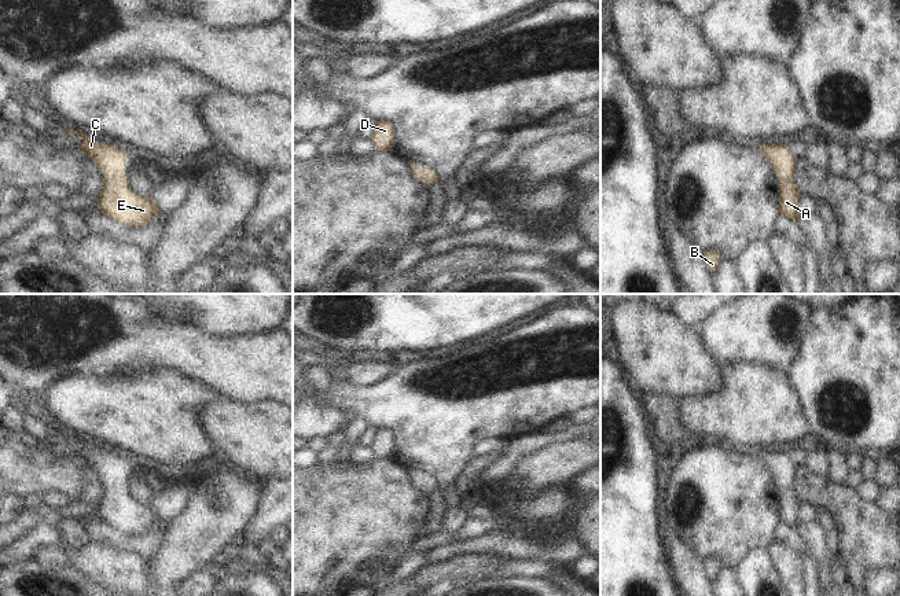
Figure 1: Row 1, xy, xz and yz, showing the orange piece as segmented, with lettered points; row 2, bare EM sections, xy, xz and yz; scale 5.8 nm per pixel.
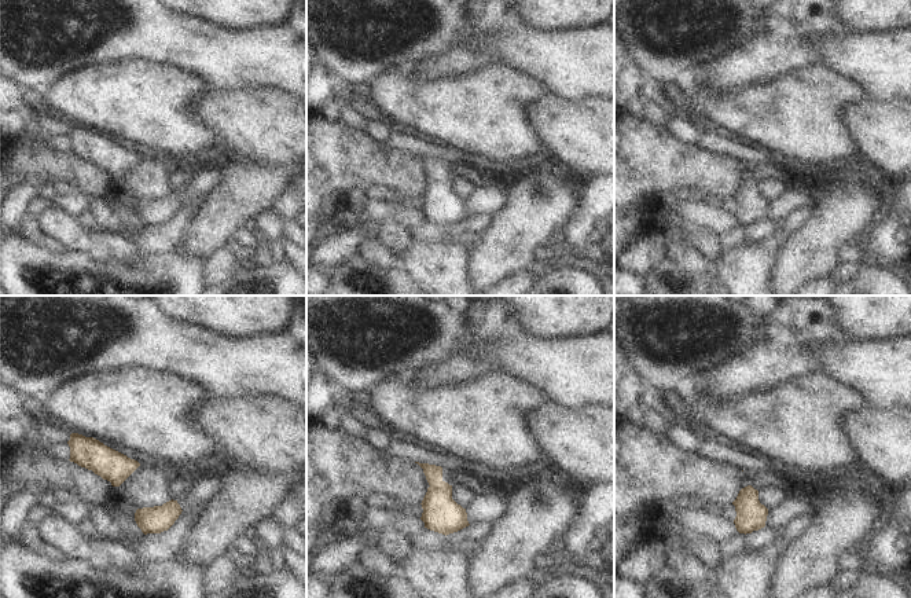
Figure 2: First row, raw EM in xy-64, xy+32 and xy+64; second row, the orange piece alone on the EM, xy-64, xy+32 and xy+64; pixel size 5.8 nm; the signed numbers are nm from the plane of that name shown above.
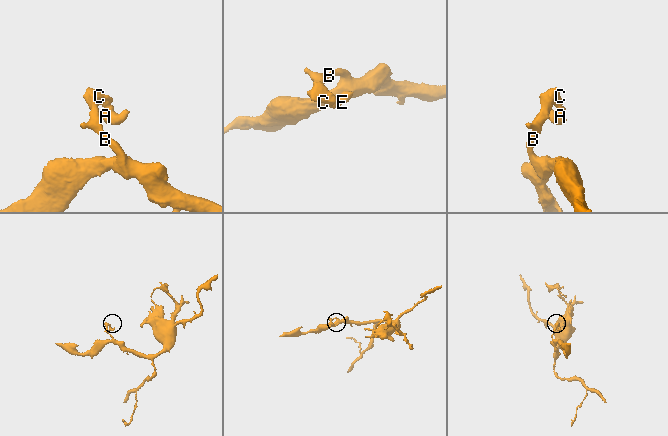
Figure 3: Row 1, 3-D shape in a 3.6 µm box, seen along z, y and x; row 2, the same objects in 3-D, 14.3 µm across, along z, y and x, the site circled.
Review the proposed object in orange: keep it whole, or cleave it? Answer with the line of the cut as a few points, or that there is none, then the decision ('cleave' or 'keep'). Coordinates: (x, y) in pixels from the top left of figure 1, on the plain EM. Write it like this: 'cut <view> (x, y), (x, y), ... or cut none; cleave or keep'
cut none; keep

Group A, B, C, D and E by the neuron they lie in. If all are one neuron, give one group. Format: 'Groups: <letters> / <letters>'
Groups: A B C D E.

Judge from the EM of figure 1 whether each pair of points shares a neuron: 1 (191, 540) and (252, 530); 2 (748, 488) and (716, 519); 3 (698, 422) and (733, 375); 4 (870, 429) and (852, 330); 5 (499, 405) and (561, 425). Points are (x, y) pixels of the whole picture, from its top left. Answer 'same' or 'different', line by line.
1: different
2: same
3: same
4: same
5: different

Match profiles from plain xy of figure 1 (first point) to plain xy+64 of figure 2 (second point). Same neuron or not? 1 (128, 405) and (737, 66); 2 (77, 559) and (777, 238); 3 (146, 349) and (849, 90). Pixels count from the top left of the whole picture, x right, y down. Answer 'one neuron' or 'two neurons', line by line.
1: two neurons
2: one neuron
3: two neurons

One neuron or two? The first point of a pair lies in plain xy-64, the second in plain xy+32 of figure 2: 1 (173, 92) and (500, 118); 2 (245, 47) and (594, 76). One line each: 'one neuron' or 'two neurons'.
1: one neuron
2: one neuron

